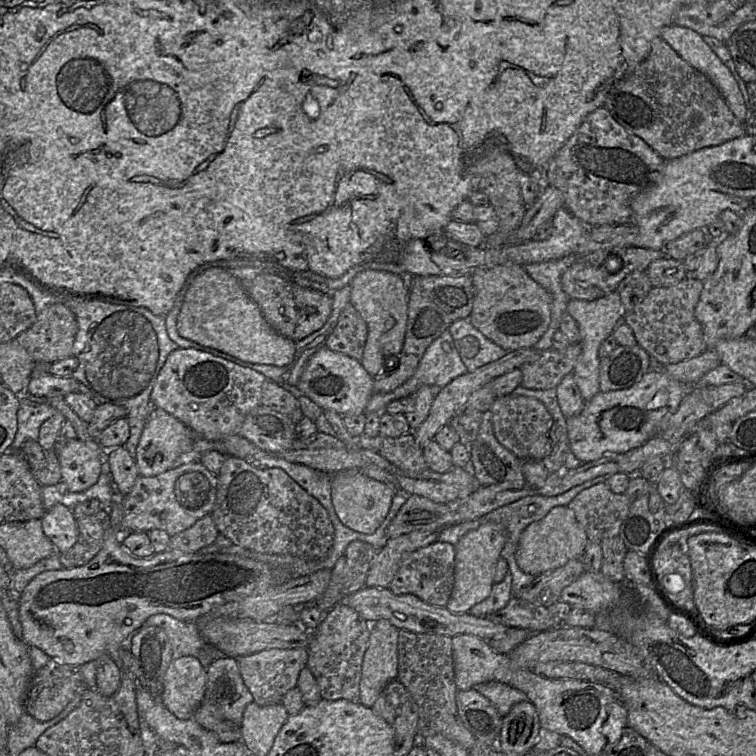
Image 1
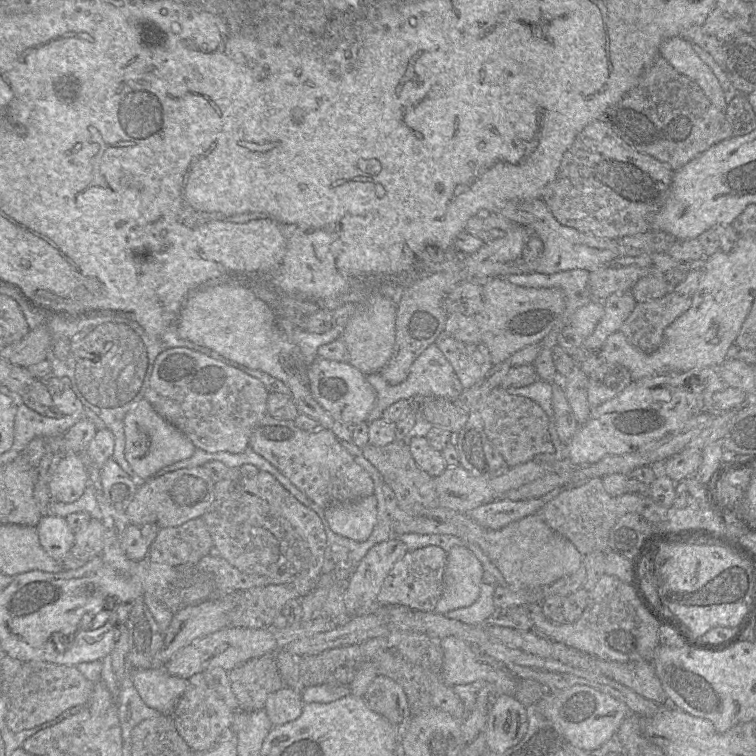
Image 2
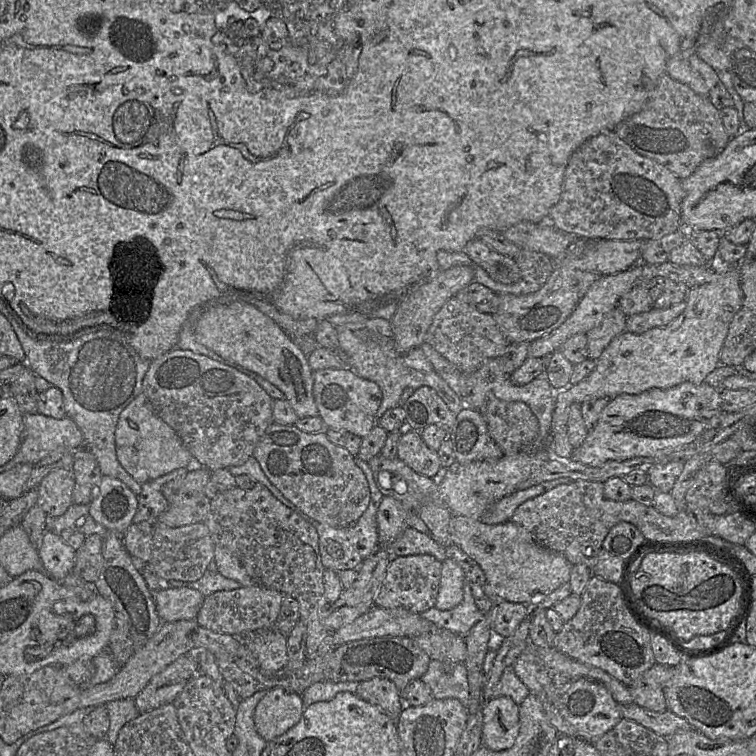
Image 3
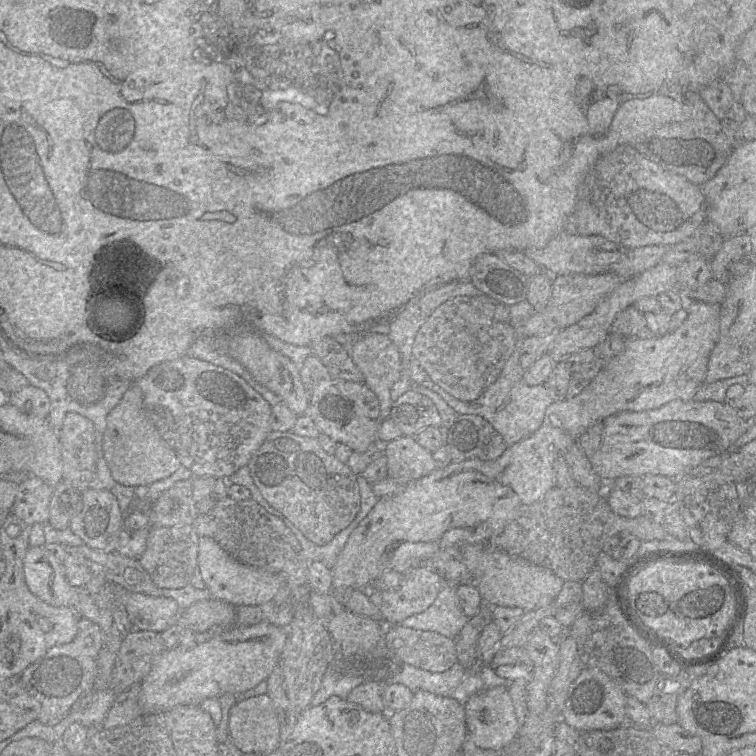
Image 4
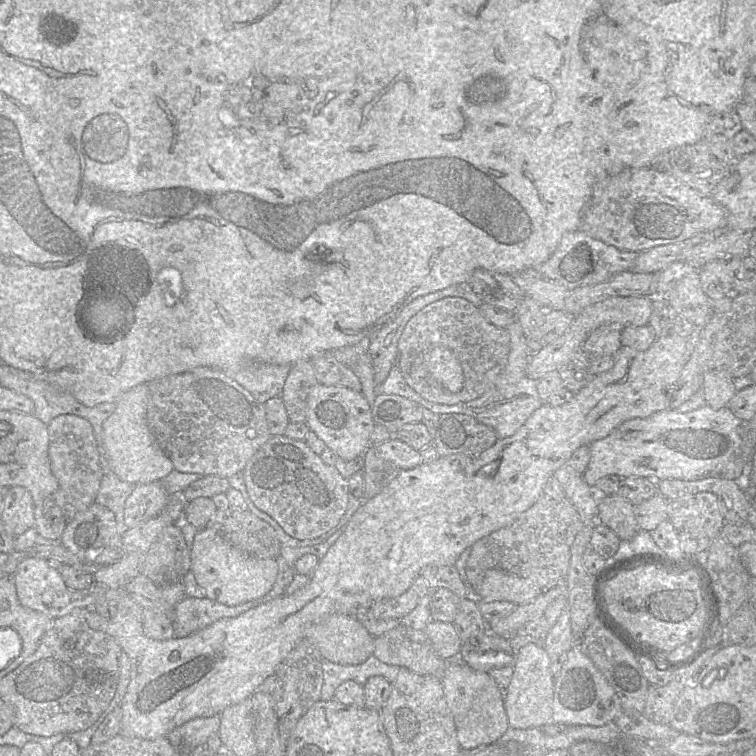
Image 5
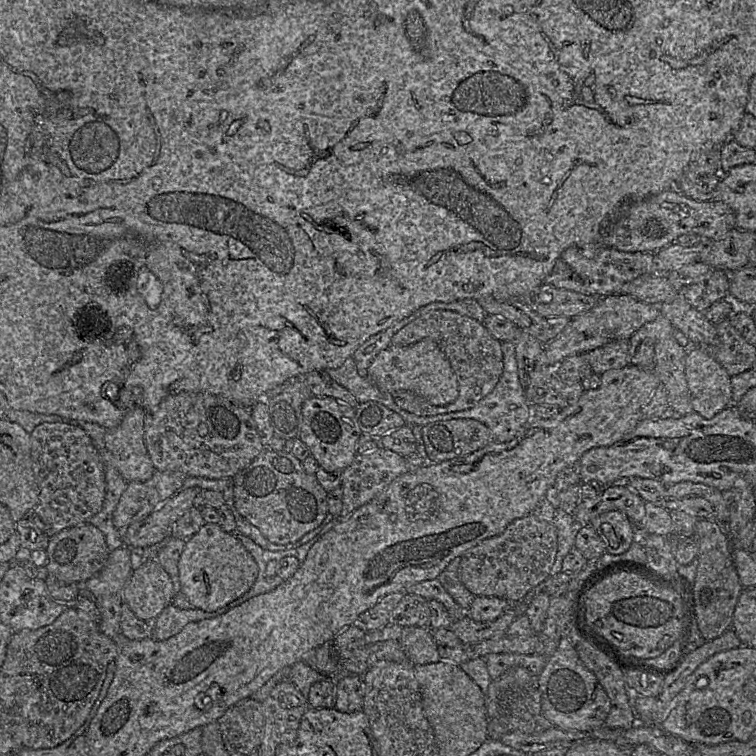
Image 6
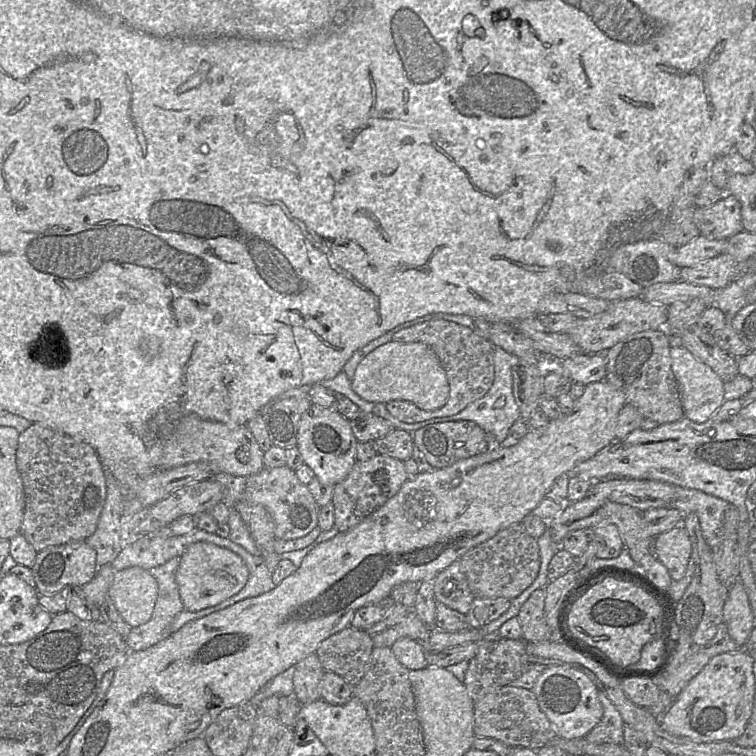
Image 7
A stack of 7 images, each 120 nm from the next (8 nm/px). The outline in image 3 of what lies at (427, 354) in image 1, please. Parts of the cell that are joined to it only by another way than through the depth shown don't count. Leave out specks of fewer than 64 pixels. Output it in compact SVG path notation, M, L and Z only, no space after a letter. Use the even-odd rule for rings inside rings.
M358 311L332 315L326 320L336 329L339 346L347 355L349 368L355 375L375 382L381 389L382 401L376 412L376 422L387 410L399 405L406 388L416 390L427 386L442 398L455 415L462 410L462 401L458 395L437 374L420 348L414 348L405 354L397 352L390 321L370 318Z

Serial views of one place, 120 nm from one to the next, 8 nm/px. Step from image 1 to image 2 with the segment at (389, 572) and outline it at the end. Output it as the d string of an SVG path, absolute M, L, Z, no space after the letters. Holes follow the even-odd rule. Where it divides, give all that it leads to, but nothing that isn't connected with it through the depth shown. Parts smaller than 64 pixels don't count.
M398 537L374 545L360 561L346 585L344 603L349 617L375 611L377 595L393 565L408 552Z

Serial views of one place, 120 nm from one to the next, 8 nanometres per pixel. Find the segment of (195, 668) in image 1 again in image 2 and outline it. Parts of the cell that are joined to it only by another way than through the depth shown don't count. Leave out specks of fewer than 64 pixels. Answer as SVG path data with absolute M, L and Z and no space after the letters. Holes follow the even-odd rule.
M165 666L134 670L131 678L143 701L161 714L172 715L188 680L170 674Z

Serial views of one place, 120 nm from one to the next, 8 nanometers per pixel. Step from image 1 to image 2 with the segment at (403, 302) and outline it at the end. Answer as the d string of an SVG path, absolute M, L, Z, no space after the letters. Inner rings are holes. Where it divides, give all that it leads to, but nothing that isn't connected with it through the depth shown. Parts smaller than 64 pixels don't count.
M373 293L356 306L356 310L347 321L342 337L349 353L348 363L366 376L380 372L391 358L395 344L397 304L380 293Z

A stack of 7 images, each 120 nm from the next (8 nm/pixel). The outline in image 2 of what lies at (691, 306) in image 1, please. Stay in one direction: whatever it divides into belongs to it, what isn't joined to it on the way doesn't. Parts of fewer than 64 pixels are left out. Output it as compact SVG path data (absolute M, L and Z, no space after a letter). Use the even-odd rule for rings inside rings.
M672 290L658 299L635 304L620 332L636 348L652 353L663 341L665 329L691 305L691 297Z

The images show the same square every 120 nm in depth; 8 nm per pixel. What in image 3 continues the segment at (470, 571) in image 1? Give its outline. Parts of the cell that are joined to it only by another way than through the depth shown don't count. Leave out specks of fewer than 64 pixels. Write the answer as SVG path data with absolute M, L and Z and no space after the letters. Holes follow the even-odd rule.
M451 558L442 562L439 592L434 607L447 610L456 607L464 597L465 573L462 567Z

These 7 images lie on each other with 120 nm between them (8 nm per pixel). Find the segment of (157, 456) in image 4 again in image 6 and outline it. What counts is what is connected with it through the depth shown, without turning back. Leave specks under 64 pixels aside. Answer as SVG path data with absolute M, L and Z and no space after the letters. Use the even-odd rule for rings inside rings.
M131 409L115 428L105 432L105 442L113 464L126 482L149 480L156 469L144 440L146 409Z

